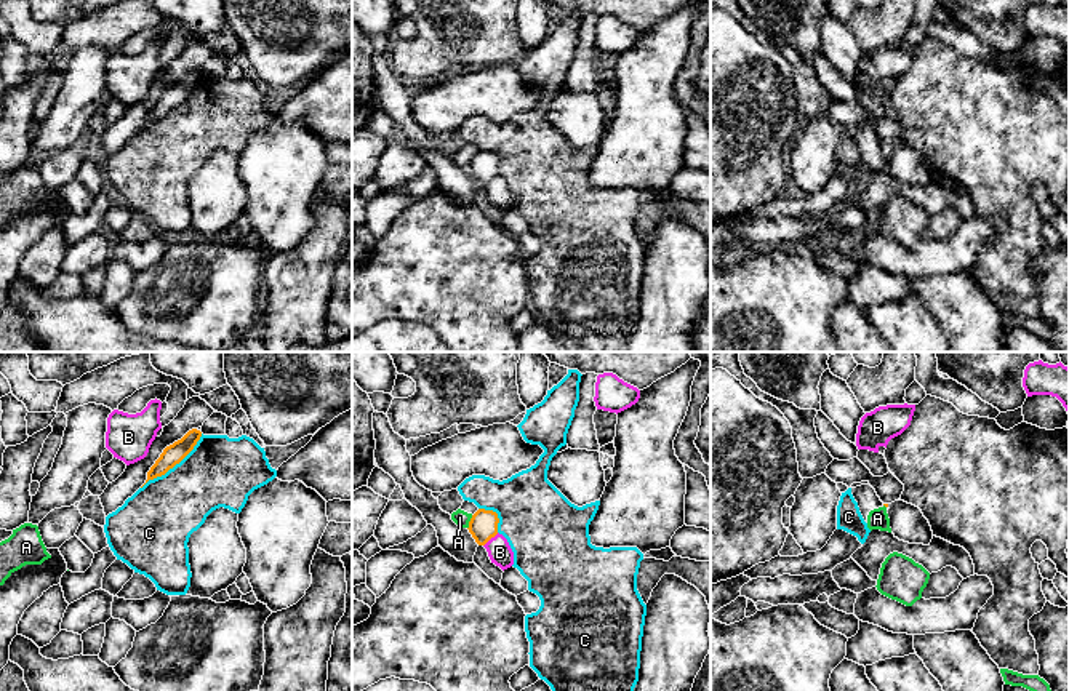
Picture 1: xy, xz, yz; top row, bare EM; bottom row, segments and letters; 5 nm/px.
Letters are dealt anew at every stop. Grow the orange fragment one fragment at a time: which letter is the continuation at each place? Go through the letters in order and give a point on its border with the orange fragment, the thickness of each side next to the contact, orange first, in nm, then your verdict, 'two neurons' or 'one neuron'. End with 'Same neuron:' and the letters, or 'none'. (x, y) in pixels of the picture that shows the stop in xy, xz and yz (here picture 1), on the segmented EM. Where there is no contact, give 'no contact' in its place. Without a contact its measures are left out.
A: contact xz (469, 522); calibres 140 and 80 nm; two neurons
B: contact xz (490, 538); calibres 140 and 120 nm; two neurons
C: contact xy (173, 466); calibres 100 and 360 nm; two neurons
Same neuron: none

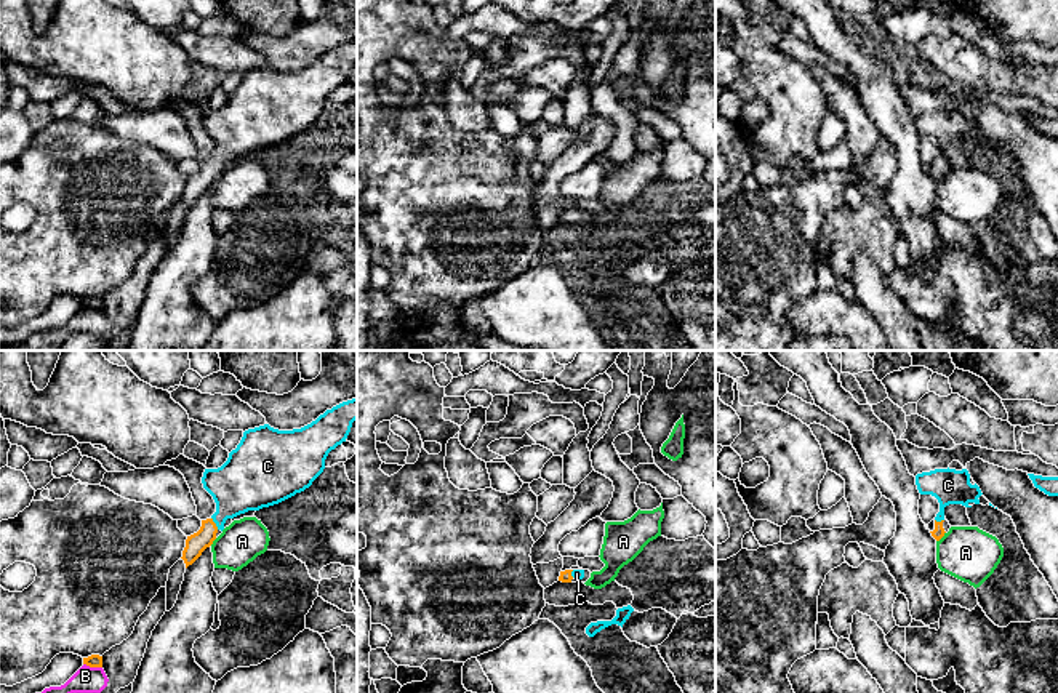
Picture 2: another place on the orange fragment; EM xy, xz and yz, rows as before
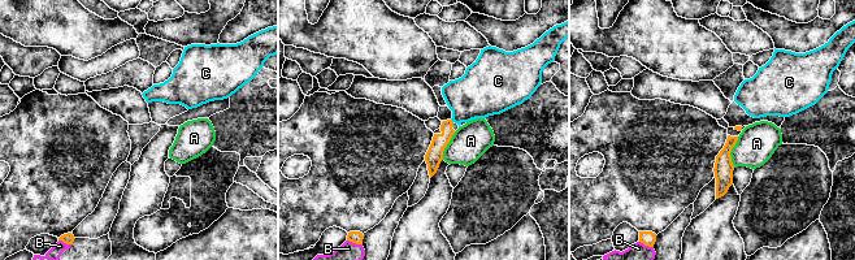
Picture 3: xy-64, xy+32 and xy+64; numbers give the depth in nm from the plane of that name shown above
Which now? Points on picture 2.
A: contact yz (941, 536); calibres 60 and 280 nm; two neurons
B: contact xy (93, 666); calibres 60 and 130 nm; two neurons
C: contact xy (215, 524); calibres 100 and 280 nm; one neuron
Same neuron: C

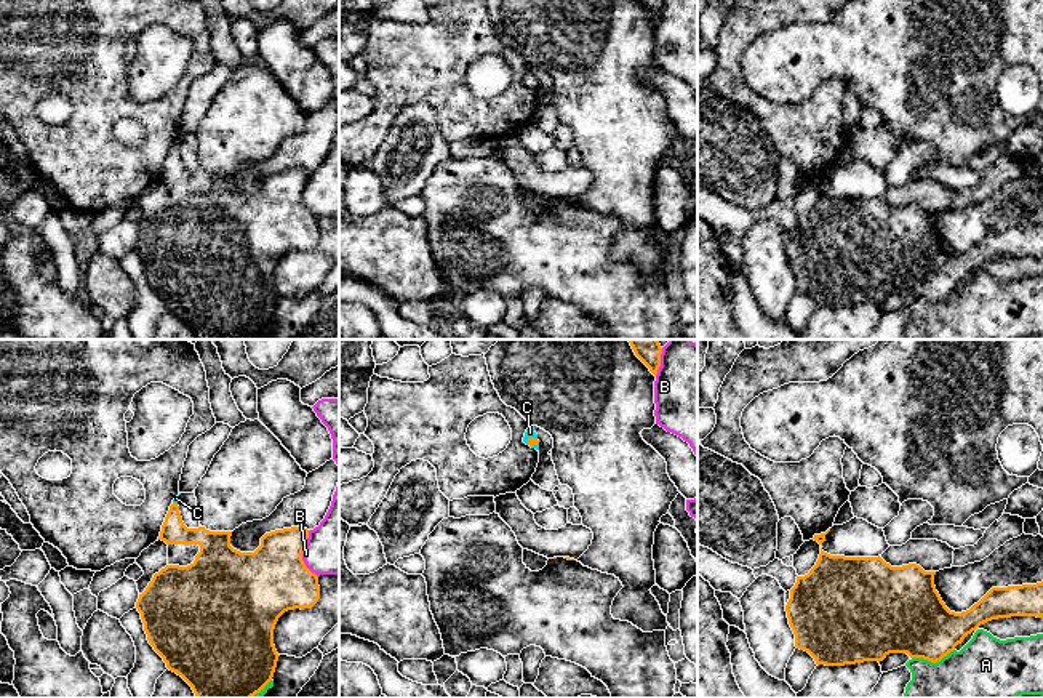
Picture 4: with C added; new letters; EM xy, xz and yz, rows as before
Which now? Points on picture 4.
A: contact yz (933, 661); calibres 360 and 460 nm; two neurons
B: contact xy (301, 554); calibres 340 and 280 nm; two neurons
C: contact xz (530, 437); calibres 40 and 50 nm; one neuron
Same neuron: C

